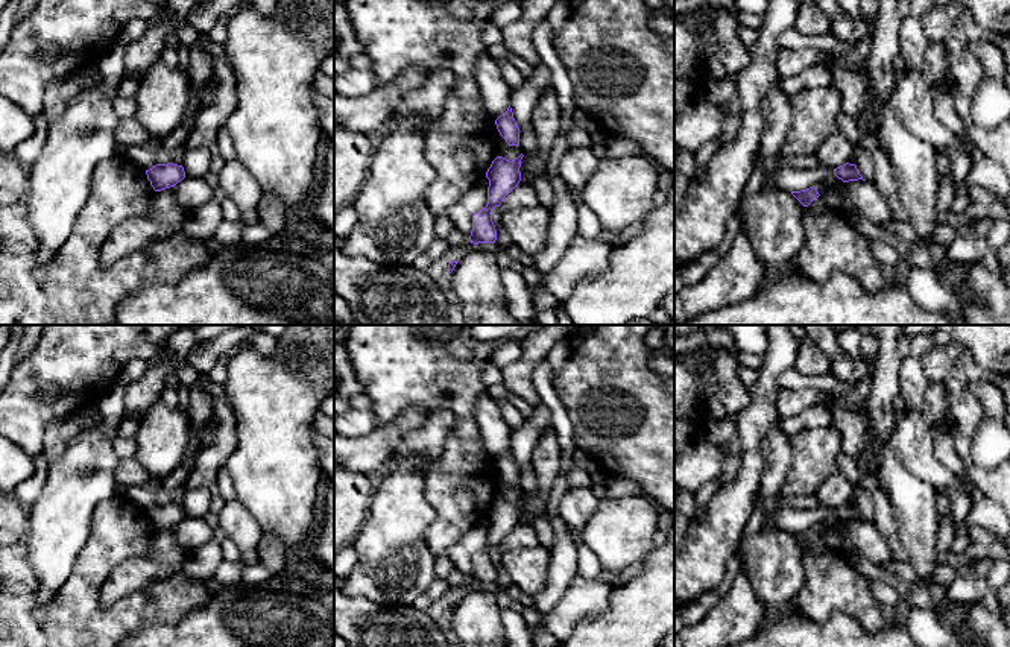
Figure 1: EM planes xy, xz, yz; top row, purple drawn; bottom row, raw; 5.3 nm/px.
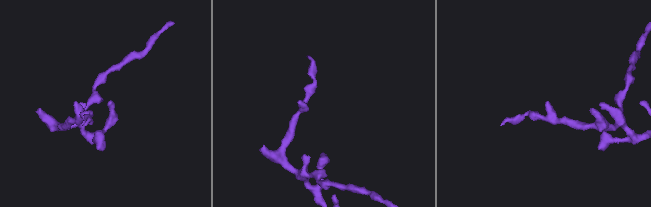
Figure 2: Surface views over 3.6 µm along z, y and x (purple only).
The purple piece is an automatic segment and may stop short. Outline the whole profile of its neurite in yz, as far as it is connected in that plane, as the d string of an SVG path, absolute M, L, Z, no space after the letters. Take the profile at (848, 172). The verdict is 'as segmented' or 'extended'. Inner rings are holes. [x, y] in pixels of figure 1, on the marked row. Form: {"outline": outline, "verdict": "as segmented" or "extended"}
{"outline": "M849 163L834 169L834 175L843 182L863 179L857 166Z", "verdict": "as segmented"}

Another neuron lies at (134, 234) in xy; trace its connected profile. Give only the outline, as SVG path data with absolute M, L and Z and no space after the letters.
M173 187L155 191L149 216L126 219L118 223L102 245L102 266L146 249L159 238L182 231L187 213L176 200Z

